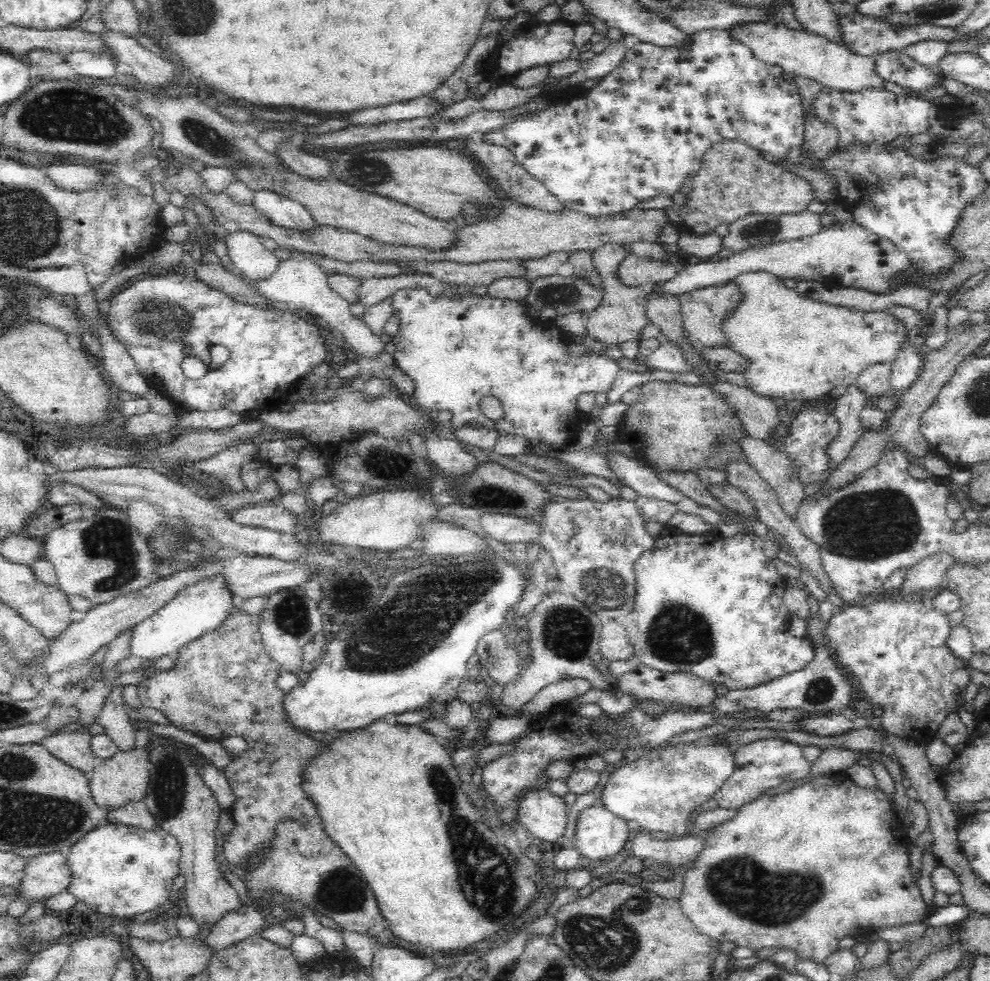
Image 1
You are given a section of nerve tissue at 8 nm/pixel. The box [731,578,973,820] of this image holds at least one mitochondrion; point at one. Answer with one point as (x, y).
(819, 691)

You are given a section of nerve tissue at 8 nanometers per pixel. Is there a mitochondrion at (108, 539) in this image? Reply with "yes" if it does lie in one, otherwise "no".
yes

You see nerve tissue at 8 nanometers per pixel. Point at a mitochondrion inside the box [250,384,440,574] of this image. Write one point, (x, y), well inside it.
(384, 462)

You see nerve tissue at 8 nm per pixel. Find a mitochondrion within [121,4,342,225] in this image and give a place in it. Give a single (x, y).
(213, 143)

